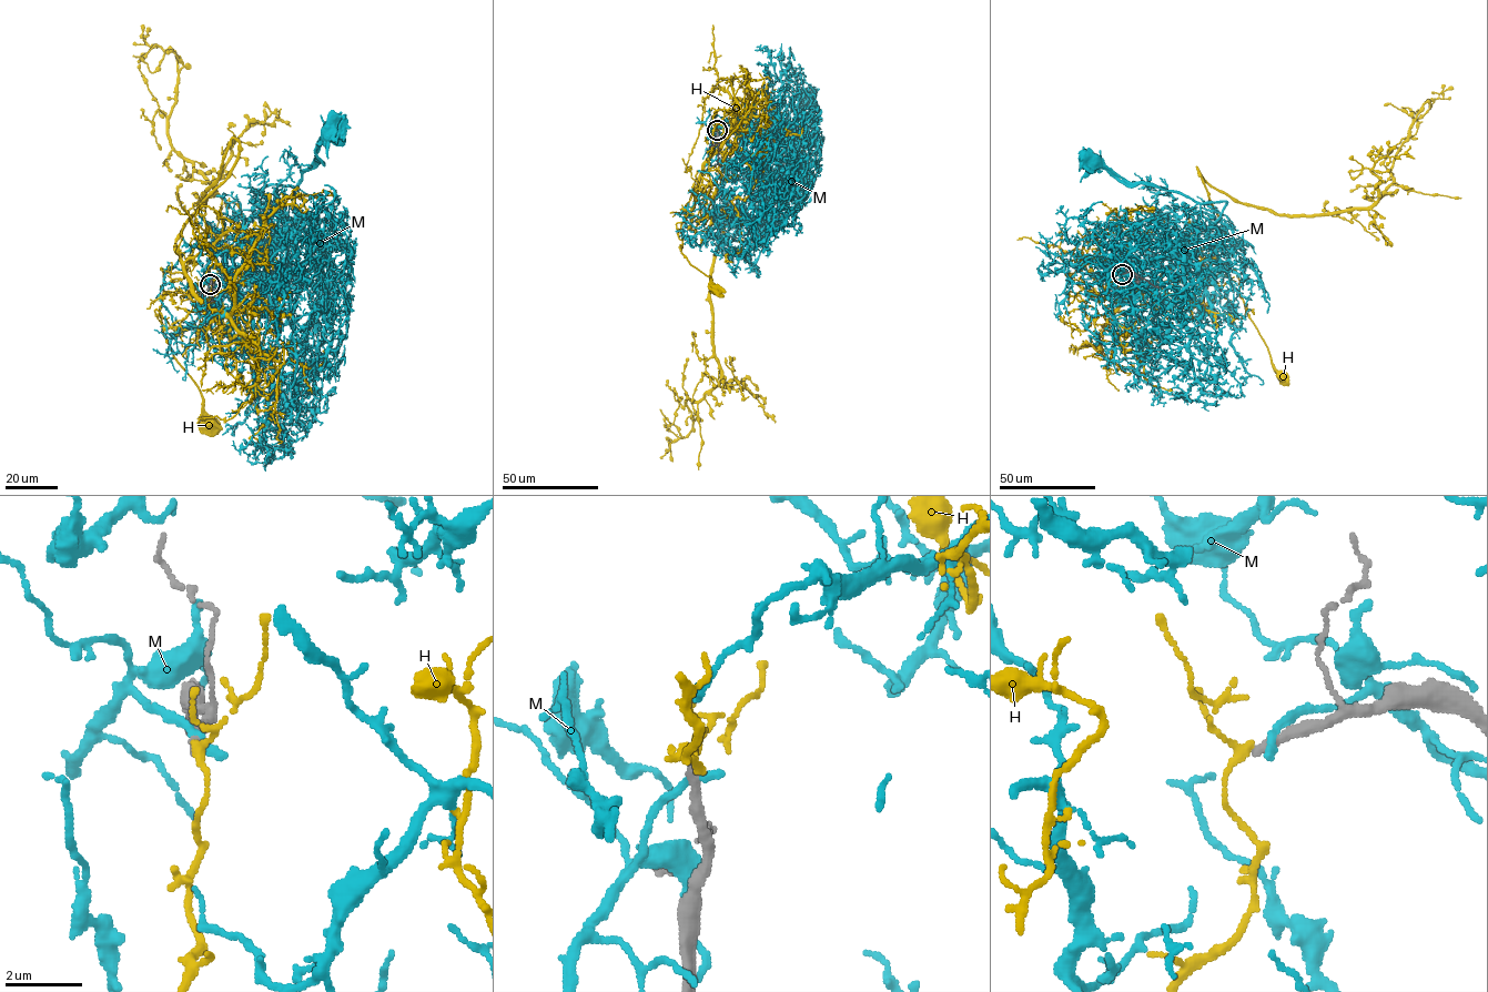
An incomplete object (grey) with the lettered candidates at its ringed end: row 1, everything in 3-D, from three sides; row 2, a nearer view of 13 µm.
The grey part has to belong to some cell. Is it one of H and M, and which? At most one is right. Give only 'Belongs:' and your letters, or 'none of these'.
Belongs: none of these

